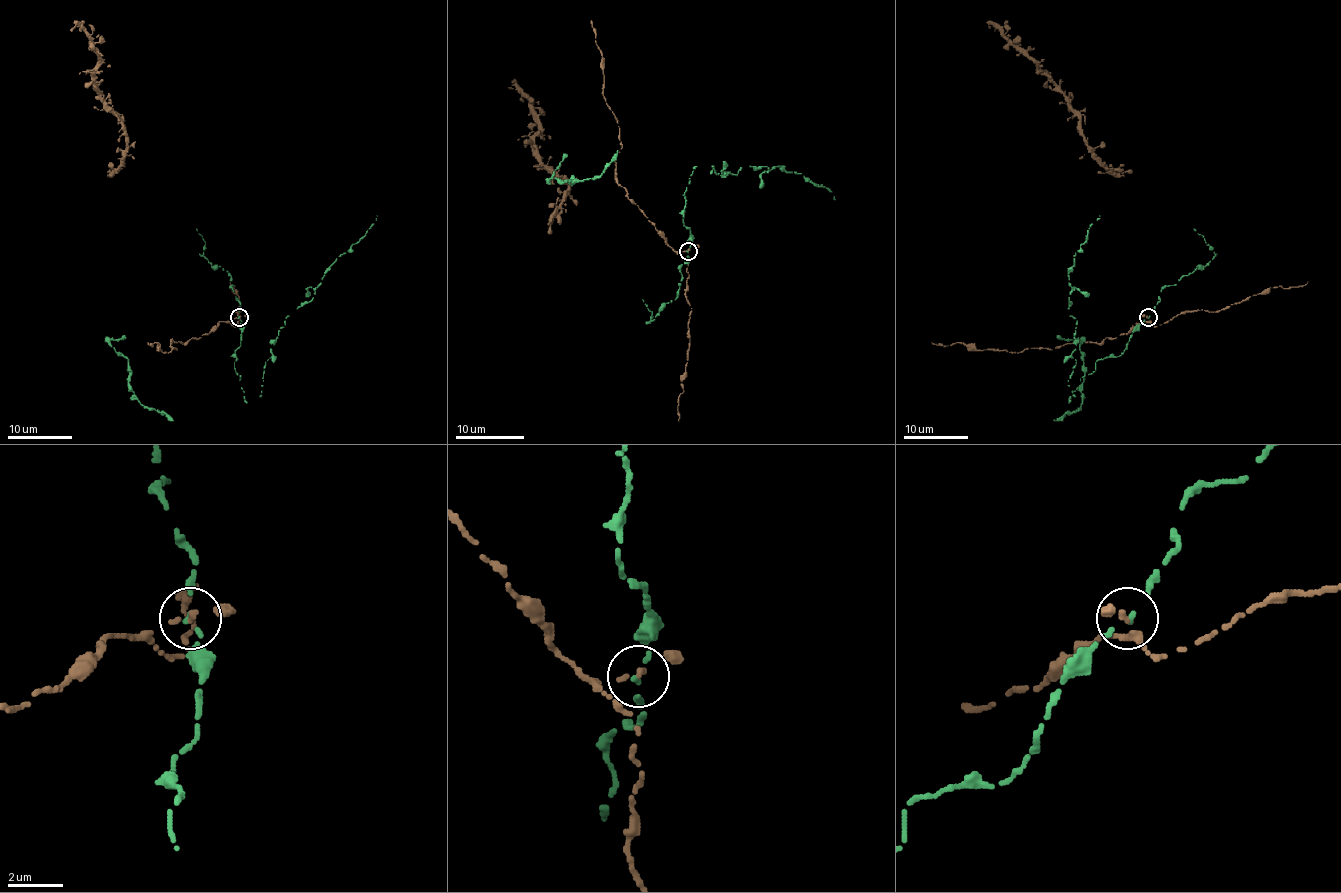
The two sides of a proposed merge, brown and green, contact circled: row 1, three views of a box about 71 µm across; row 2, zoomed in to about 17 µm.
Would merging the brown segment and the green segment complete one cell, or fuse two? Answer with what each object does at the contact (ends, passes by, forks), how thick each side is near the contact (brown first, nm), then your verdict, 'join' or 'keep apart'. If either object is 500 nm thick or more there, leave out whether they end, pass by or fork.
brown ends there; green ends there; 220 nm thick on the brown side, 150 nm on the other; keep apart

